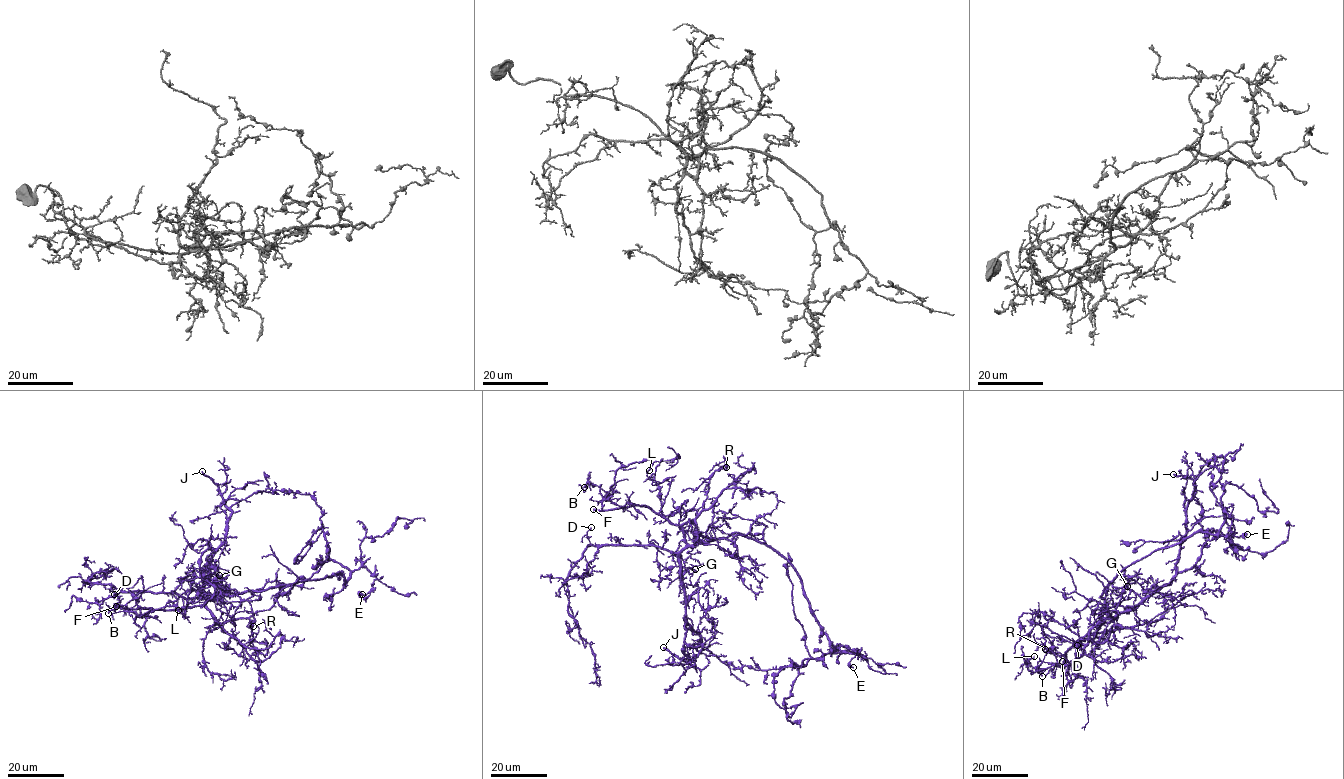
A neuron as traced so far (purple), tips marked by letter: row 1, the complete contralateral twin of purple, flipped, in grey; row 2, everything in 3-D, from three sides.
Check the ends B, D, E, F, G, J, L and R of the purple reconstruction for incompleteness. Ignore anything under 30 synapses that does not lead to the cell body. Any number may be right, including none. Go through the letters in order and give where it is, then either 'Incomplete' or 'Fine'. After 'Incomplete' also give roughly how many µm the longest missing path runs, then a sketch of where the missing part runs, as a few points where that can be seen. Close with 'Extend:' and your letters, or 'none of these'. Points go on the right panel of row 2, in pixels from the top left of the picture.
B: Place: (1042, 676). Fine
D: Place: (1077, 645). Fine
E: Place: (1247, 534). Fine
F: Place: (1062, 661). Incomplete. Missing length about 60 µm. Course of what is missing: (1062, 661), (1050, 672), (1056, 684), (1044, 679), (1029, 688)
G: Place: (1127, 586). Fine
J: Place: (1173, 474). Incomplete. Missing length about 45 µm. Course of what is missing: (1173, 474), (1160, 475), (1159, 468), (1153, 487), (1155, 469), (1151, 467), (1150, 474)
L: Place: (1034, 656). Fine
R: Place: (1045, 649). Fine
Extend: F, J

